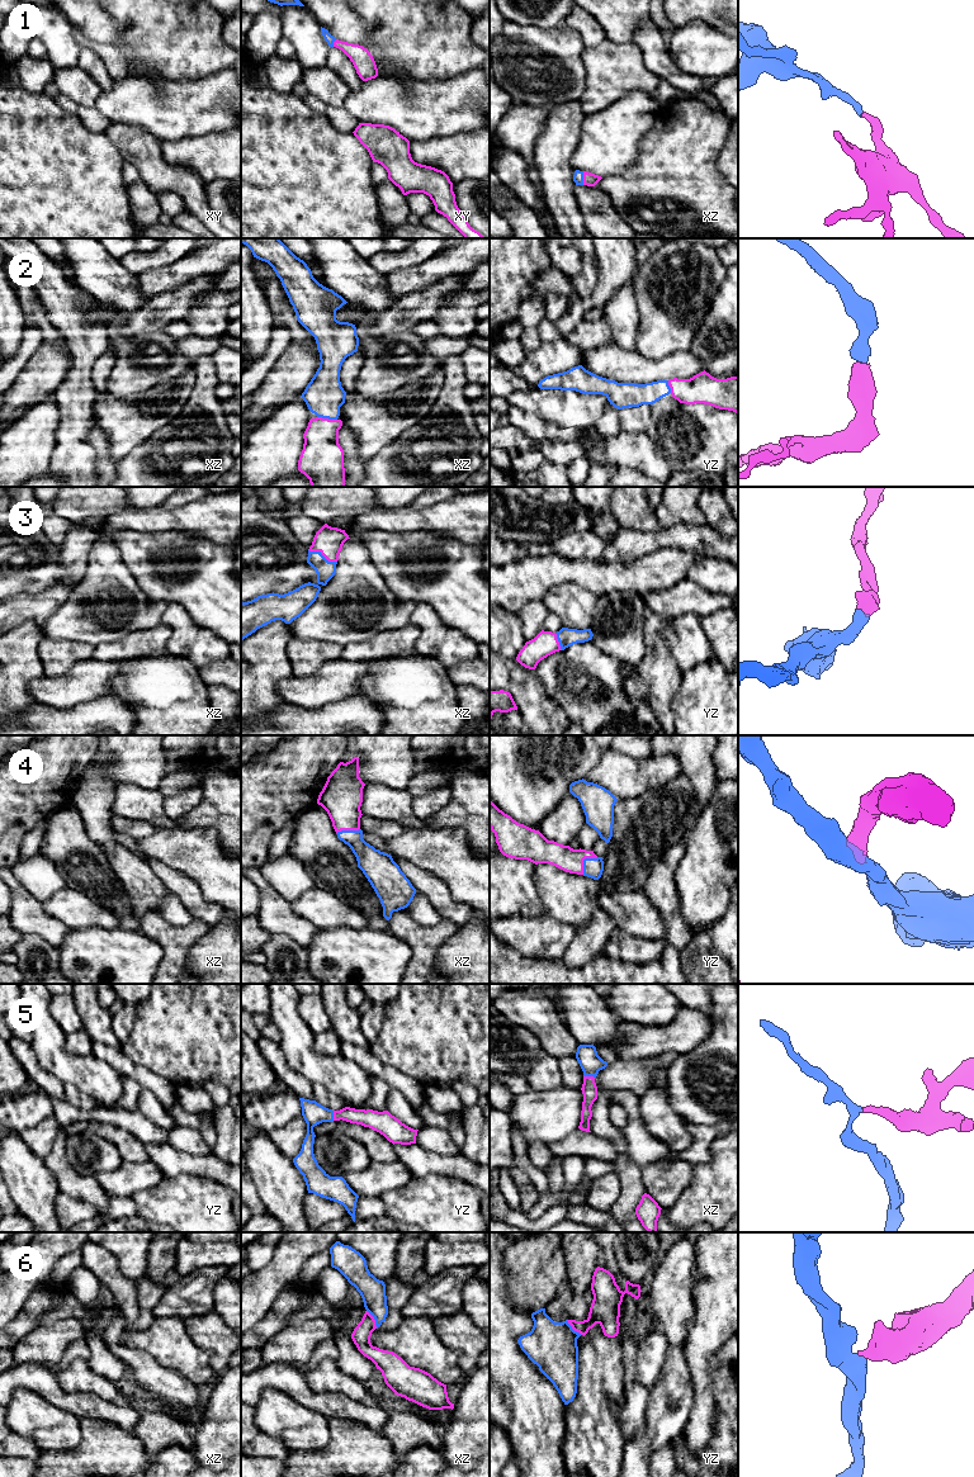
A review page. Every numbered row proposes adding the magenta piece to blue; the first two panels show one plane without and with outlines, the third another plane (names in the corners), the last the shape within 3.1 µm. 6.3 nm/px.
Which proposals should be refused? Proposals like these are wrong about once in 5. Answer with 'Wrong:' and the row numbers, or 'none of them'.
Wrong: 6

